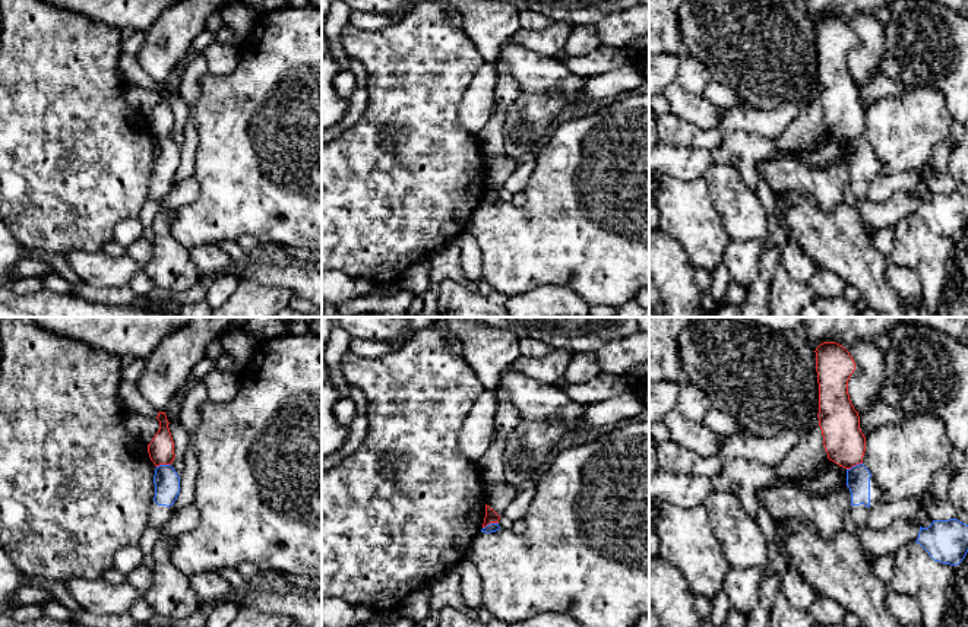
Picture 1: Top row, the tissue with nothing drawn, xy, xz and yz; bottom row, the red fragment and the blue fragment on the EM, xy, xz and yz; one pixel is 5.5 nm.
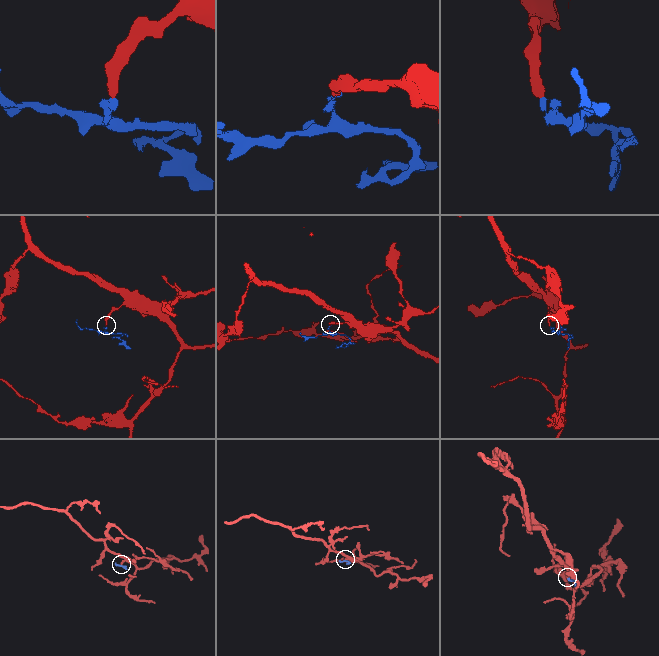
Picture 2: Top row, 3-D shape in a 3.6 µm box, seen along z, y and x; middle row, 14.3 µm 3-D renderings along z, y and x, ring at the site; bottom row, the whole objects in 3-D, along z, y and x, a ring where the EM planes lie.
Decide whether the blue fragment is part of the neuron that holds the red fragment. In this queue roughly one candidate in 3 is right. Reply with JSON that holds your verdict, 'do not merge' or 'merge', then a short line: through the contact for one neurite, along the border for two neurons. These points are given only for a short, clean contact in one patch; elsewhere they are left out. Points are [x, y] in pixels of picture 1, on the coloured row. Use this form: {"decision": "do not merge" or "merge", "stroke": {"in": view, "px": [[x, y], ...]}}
{"decision": "do not merge", "stroke": {"in": "xz", "px": [[497, 522], [490, 522], [483, 528]]}}

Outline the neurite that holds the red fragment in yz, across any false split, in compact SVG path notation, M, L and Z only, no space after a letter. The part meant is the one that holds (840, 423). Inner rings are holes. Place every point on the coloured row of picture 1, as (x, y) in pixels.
M823 342L816 348L819 383L819 427L828 459L851 469L863 463L866 437L860 430L860 417L848 395L848 380L855 370L850 352L836 342Z

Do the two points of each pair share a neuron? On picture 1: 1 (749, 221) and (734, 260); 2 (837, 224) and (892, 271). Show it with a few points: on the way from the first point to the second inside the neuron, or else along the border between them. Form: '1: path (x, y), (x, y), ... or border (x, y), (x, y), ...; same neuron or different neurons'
1: border (730, 238), (759, 240), (762, 243); different neurons
2: border (888, 262), (885, 281), (900, 298); different neurons

